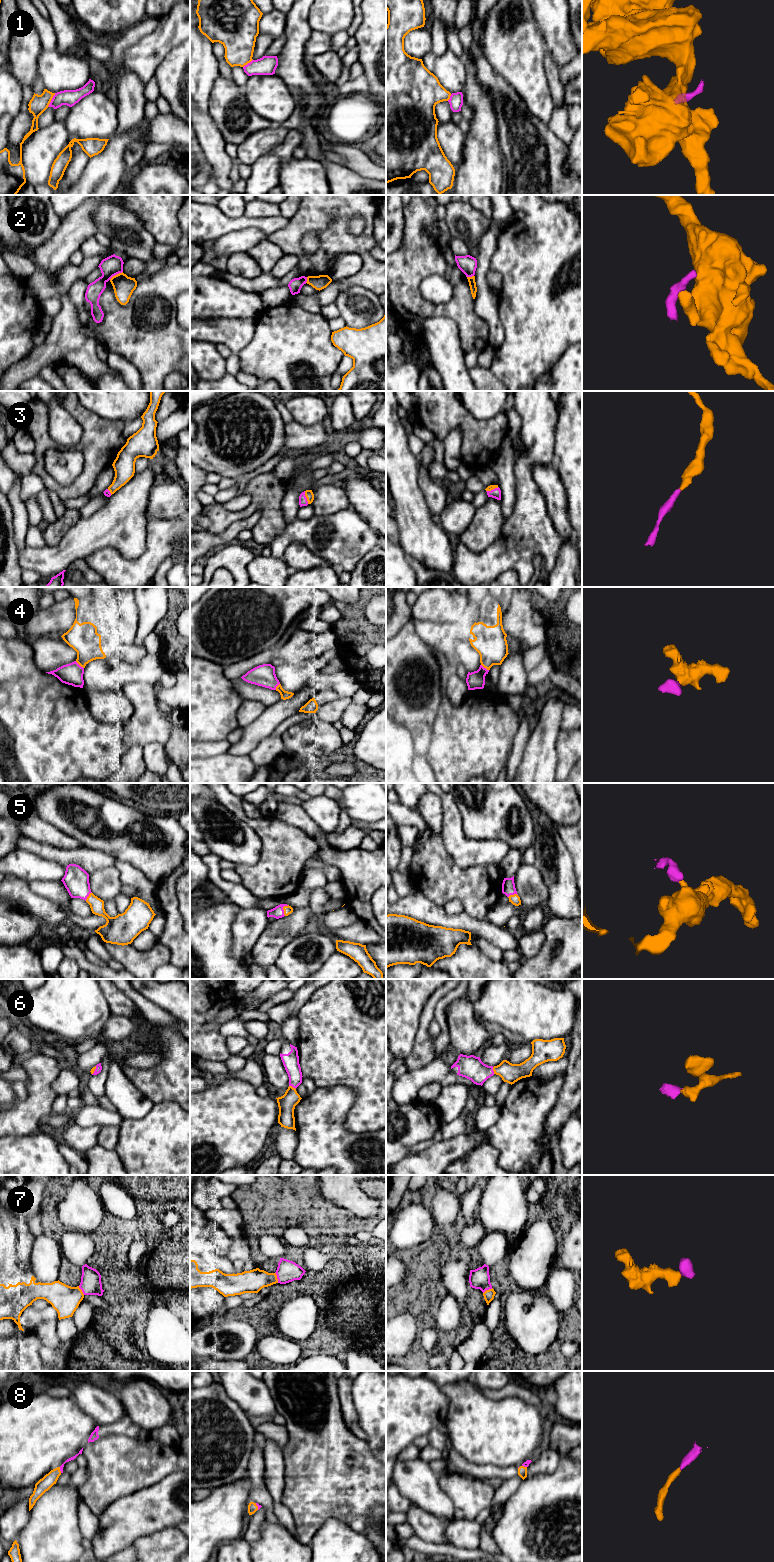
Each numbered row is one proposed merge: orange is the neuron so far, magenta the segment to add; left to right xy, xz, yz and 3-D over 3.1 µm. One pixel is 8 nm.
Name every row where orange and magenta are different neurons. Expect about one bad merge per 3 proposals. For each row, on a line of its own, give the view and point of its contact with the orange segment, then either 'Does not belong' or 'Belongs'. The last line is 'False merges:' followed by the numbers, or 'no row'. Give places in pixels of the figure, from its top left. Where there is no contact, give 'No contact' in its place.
1: Touches orange at xy (51, 99). Does not belong
2: Touches orange at xy (115, 275). Does not belong
3: Touches orange at xz (306, 497). Belongs
4: Touches orange at xy (79, 664). Belongs
5: Touches orange at xz (283, 909). Belongs
6: Touches orange at xz (291, 1086). Belongs
7: Touches orange at xz (276, 1277). Belongs
8: Touches orange at xy (59, 1470). Belongs
False merges: 1, 2

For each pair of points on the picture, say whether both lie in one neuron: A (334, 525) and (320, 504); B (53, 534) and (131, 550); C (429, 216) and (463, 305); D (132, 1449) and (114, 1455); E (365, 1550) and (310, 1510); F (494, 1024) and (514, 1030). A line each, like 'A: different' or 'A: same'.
A: different
B: different
C: same
D: same
E: different
F: same

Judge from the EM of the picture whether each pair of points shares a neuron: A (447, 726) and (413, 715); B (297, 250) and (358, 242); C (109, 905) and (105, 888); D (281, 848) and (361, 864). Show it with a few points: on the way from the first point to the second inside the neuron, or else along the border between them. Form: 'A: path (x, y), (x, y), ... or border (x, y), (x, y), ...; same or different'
A: border (442, 700), (433, 724), (429, 745); different
B: path (312, 258), (323, 258), (339, 243), (343, 243); same
C: border (113, 898), (104, 901); different
D: border (319, 848), (315, 853); different

